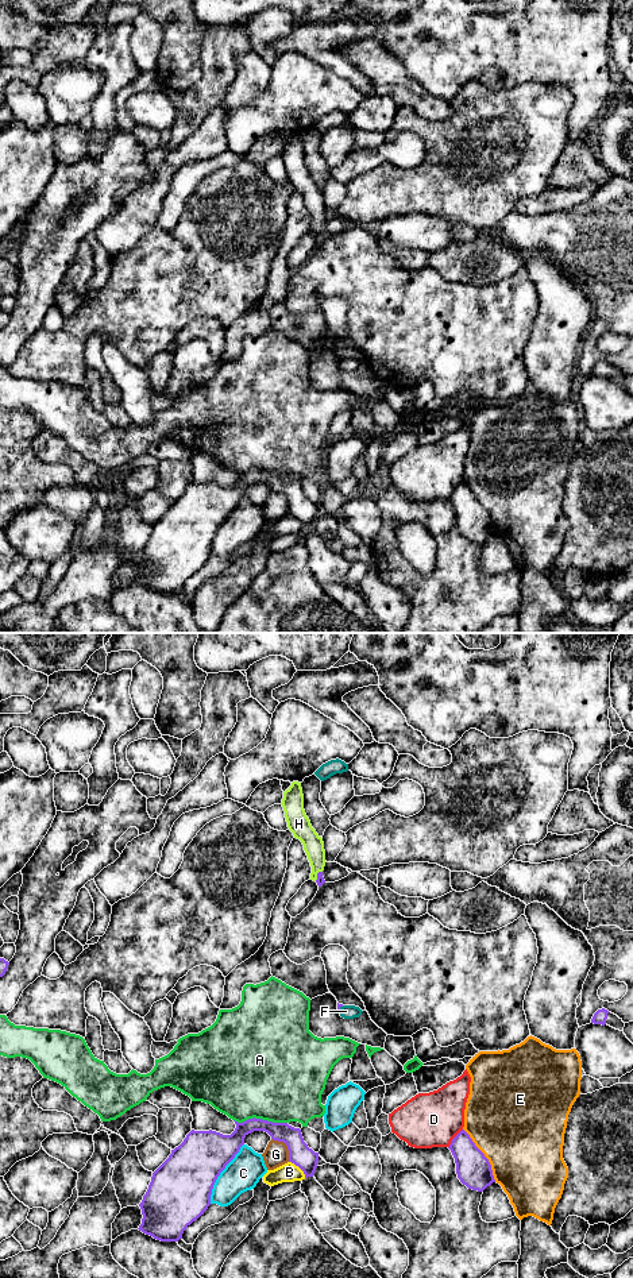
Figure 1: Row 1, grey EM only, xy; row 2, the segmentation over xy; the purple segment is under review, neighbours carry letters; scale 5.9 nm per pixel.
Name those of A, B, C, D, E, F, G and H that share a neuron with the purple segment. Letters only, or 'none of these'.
F, H

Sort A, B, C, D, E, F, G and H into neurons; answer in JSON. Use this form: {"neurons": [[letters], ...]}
{"neurons": [["A"], ["B"], ["C"], ["D"], ["E"], ["F", "H"], ["G"]]}

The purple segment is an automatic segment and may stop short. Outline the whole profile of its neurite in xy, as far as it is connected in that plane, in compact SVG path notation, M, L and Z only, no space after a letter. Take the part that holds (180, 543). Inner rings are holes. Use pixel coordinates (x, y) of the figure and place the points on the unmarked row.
M255 470L243 475L235 474L235 476L236 480L231 487L223 487L212 482L192 482L184 494L171 502L169 510L153 525L148 541L139 556L143 567L139 583L161 594L182 591L184 583L204 567L211 557L211 547L217 529L239 505L244 497L244 490L254 483L265 483L273 493L283 494L289 502L289 514L298 518L305 530L313 529L319 505L308 499L300 480L287 475L273 475Z

